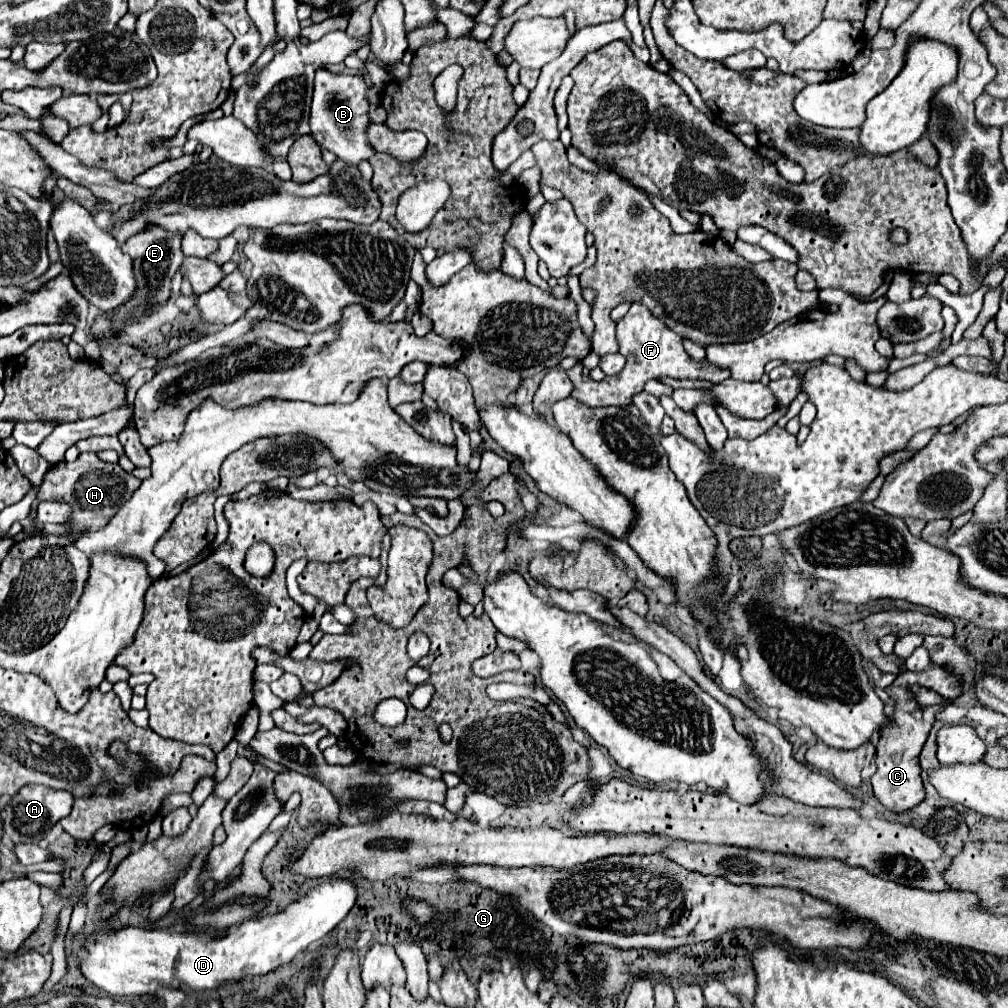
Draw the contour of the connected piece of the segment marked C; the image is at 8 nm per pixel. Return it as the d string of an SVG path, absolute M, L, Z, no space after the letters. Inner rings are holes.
M933 664L925 670L925 672L903 672L897 676L897 680L887 686L887 692L891 698L897 700L897 710L891 718L891 724L887 724L881 732L881 738L877 742L877 772L871 776L871 786L873 786L873 794L875 798L891 812L907 812L911 808L915 808L917 804L923 802L925 798L925 788L921 782L921 766L919 766L919 752L927 740L927 734L933 726L935 714L939 710L943 710L943 706L931 706L931 708L919 708L915 704L915 700L909 696L907 688L911 684L919 684L925 688L931 688L935 692L939 692L941 696L945 696L947 700L953 700L959 694L959 686L961 682L951 676L951 672L947 672L945 668L933 668Z

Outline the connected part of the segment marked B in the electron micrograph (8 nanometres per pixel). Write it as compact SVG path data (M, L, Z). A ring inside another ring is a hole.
M323 66L317 68L309 118L313 138L343 162L359 166L363 160L369 160L375 154L373 146L367 140L367 128L371 124L369 108L371 104L379 104L381 98L383 90L369 86L363 74L335 74Z

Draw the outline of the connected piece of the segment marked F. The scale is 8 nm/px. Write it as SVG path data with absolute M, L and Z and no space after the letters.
M631 304L625 318L617 322L617 342L619 352L627 358L625 368L615 376L605 376L601 382L593 382L589 376L582 374L582 363L567 371L573 382L571 396L581 404L591 408L599 406L627 406L637 392L643 391L643 384L647 380L657 380L659 376L669 376L677 380L707 380L707 382L723 382L731 374L725 368L717 368L711 362L695 362L683 348L681 336L677 336L671 328L667 328L659 318L655 318L643 304Z

